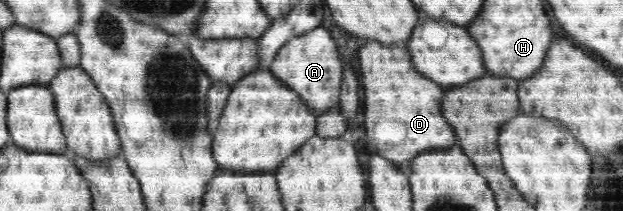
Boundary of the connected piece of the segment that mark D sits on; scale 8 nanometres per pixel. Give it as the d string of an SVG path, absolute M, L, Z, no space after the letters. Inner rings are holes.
M369 40L359 50L355 57L359 58L359 72L365 89L365 131L371 142L377 146L377 155L395 162L405 168L409 162L415 160L424 152L439 152L451 149L458 142L455 130L450 126L443 114L443 98L447 88L425 77L415 69L411 62L410 51L403 45L383 45L380 42Z

